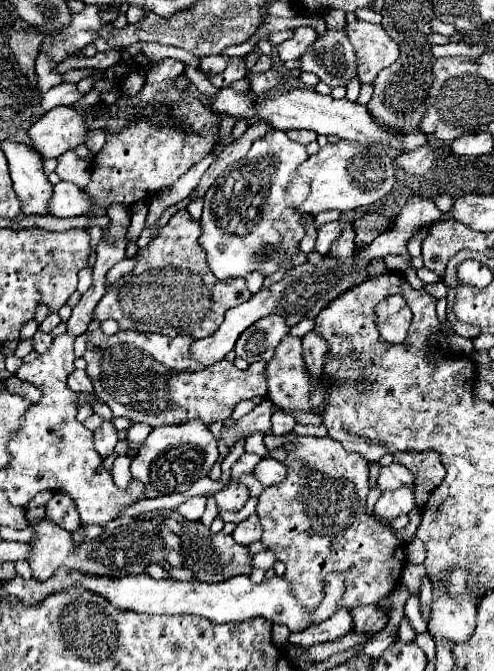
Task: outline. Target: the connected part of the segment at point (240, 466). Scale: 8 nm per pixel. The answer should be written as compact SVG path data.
M248 452L242 454L242 456L238 458L238 462L232 466L232 476L242 476L242 474L246 474L246 472L252 472L258 462L260 462L260 456L248 454Z

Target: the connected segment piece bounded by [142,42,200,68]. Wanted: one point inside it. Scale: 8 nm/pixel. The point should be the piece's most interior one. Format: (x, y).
(154, 52)

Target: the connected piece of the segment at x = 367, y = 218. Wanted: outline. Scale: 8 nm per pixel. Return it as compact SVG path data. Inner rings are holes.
M366 212L362 218L354 220L354 228L356 228L356 244L368 244L372 242L382 226L388 222L386 216L382 214L376 214L376 212Z

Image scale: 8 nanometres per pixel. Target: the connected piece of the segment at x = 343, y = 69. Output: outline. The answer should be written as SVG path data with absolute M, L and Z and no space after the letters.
M328 28L328 34L318 38L312 44L312 48L308 48L308 52L300 58L300 62L302 62L302 66L300 66L302 70L314 72L328 86L346 86L348 80L352 80L356 76L356 52L344 30Z

